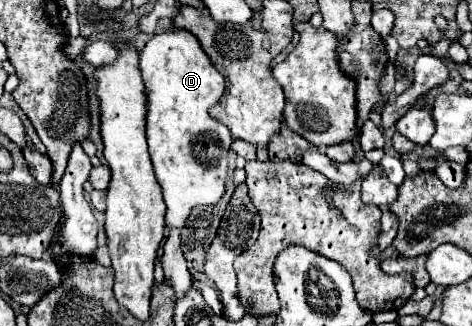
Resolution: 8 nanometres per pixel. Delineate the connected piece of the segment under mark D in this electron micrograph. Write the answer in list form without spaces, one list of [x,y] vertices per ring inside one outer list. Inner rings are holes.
[[[169,28],[167,32],[155,34],[141,50],[139,68],[147,88],[147,144],[155,176],[163,188],[167,204],[165,220],[171,230],[163,247],[161,265],[179,300],[191,288],[191,272],[181,250],[179,228],[185,224],[193,206],[217,204],[225,192],[227,154],[233,136],[227,126],[211,118],[209,110],[223,98],[227,86],[189,30]]]

